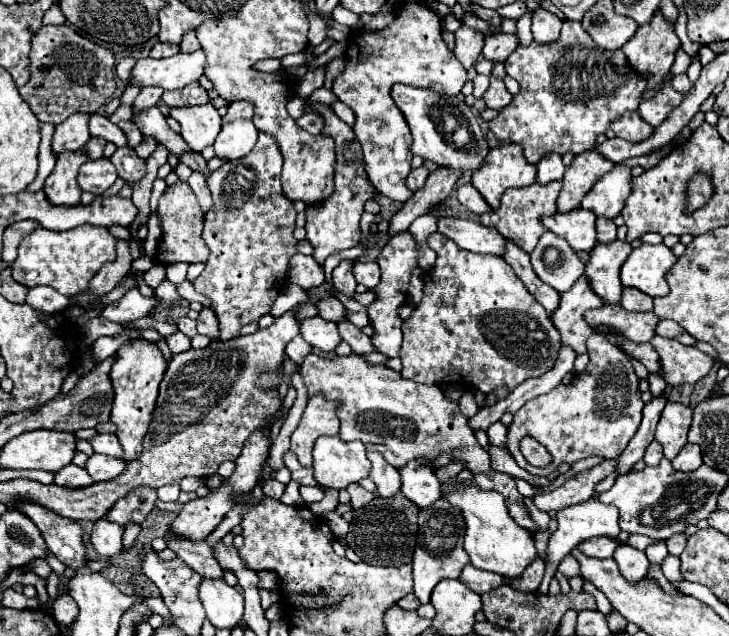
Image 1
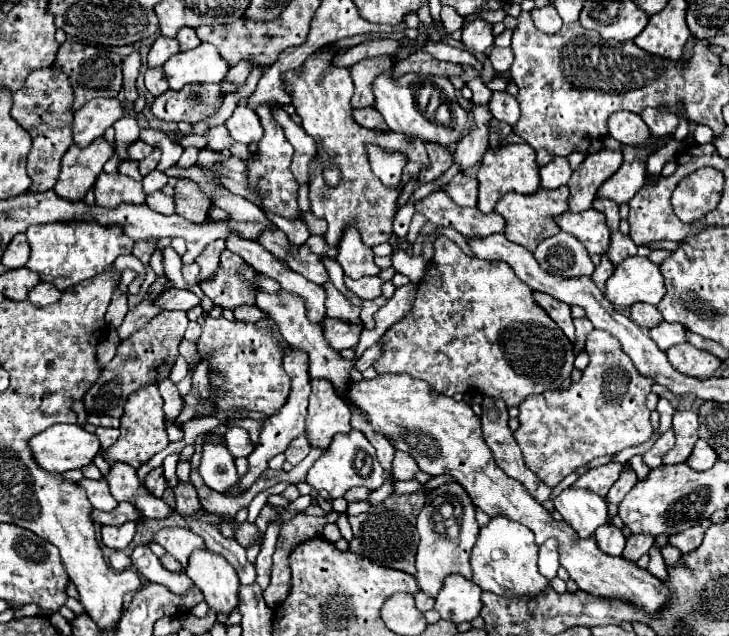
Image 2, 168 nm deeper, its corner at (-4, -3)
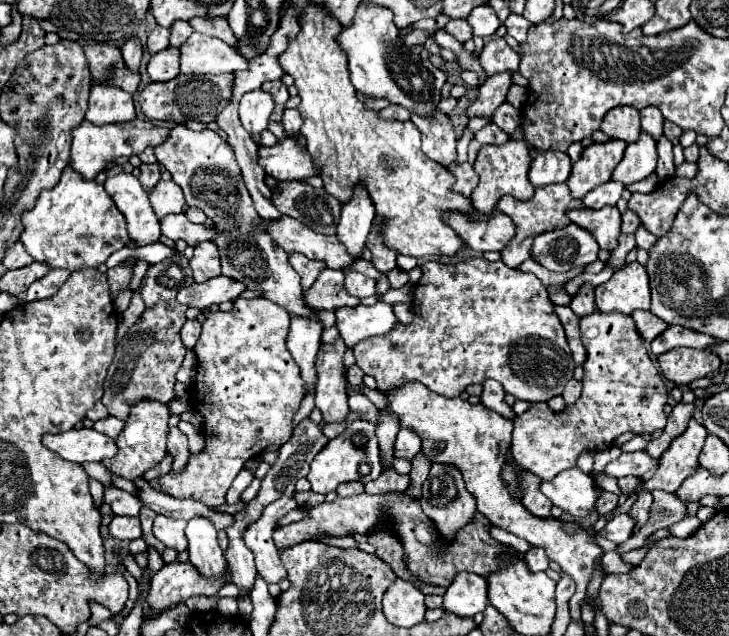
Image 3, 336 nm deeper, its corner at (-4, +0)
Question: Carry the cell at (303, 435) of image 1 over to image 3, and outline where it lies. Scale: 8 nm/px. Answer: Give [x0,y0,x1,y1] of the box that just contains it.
[316,336,350,424]

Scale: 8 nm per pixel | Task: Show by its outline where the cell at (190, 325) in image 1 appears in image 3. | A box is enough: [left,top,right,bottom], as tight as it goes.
[180,320,200,350]

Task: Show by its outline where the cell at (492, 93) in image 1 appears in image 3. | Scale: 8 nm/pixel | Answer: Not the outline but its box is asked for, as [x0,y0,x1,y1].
[492,102,520,134]

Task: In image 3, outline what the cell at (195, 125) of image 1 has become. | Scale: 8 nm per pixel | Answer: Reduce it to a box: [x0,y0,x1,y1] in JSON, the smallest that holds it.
[258,138,318,182]

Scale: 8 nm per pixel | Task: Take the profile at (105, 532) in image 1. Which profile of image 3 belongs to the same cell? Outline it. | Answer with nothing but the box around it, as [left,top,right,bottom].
[110,516,140,540]

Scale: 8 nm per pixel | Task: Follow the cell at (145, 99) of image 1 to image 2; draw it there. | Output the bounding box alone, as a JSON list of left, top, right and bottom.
[144,67,168,95]

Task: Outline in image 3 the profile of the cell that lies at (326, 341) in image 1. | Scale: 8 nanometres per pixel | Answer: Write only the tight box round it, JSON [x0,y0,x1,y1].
[336,302,398,348]

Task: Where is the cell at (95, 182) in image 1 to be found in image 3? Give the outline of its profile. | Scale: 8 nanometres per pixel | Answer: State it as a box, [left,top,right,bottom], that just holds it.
[104,172,162,246]

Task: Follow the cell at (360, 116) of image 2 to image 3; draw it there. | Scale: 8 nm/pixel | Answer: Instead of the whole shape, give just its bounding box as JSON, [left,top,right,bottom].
[380,104,410,120]

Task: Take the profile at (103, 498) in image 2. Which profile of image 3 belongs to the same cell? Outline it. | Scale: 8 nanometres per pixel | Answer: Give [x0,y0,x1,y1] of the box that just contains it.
[104,488,140,516]

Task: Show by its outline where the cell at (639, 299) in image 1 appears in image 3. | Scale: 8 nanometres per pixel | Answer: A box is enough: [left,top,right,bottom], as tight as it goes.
[632,310,668,342]

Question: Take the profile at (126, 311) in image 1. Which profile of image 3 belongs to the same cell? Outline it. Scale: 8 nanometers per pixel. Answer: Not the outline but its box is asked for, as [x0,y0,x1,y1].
[178,276,244,308]

